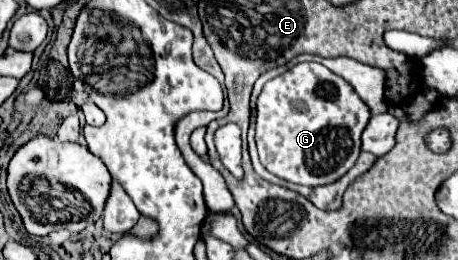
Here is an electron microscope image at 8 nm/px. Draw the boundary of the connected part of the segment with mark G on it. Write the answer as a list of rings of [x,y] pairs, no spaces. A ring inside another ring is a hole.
[[[298,63],[270,79],[258,97],[256,145],[262,165],[298,185],[326,185],[344,177],[362,151],[360,135],[370,119],[368,105],[340,75],[320,63]]]

